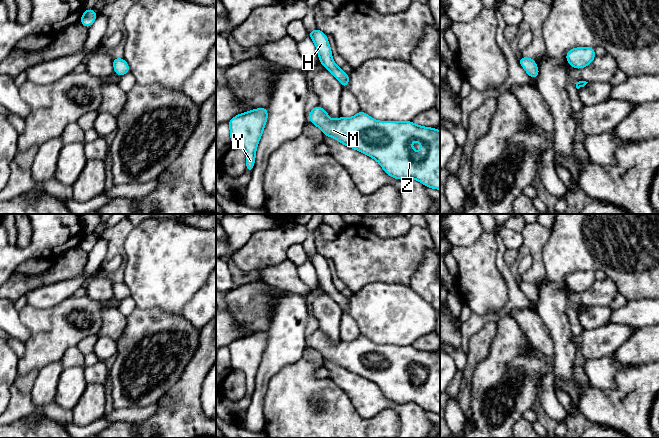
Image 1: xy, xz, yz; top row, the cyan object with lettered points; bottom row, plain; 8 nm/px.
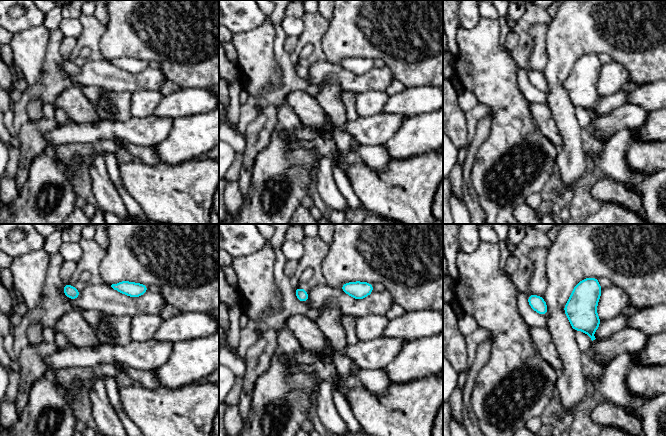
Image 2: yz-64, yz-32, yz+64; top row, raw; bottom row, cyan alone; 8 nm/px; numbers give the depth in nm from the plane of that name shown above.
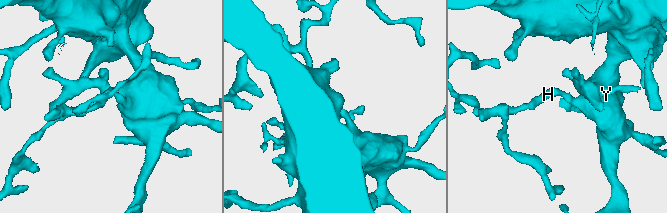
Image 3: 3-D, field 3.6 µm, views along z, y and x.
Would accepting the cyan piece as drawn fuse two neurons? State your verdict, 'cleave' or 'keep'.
keep

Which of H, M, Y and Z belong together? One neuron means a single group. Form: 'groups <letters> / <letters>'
groups H M Y Z

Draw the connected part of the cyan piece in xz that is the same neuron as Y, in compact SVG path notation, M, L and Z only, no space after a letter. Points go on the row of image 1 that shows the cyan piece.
M260 107L238 114L228 121L232 145L239 145L246 151L246 171L252 173L256 149L268 119L266 107Z

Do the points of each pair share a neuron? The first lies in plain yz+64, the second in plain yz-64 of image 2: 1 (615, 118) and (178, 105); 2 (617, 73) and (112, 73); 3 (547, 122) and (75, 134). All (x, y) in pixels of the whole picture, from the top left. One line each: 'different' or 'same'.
1: different
2: same
3: different

